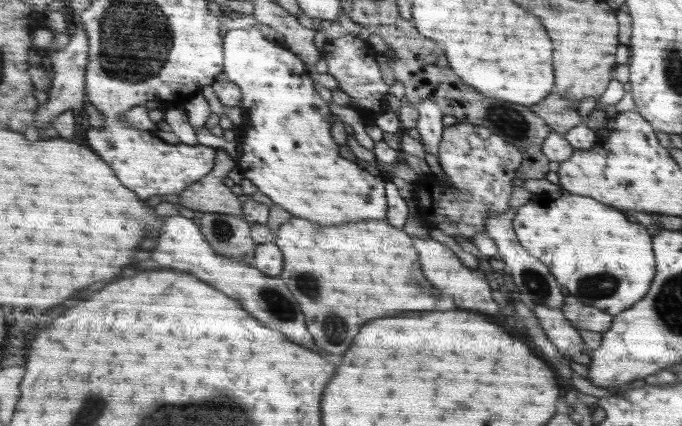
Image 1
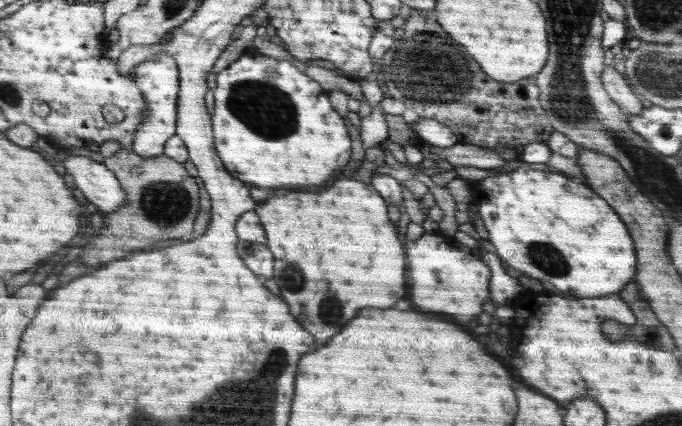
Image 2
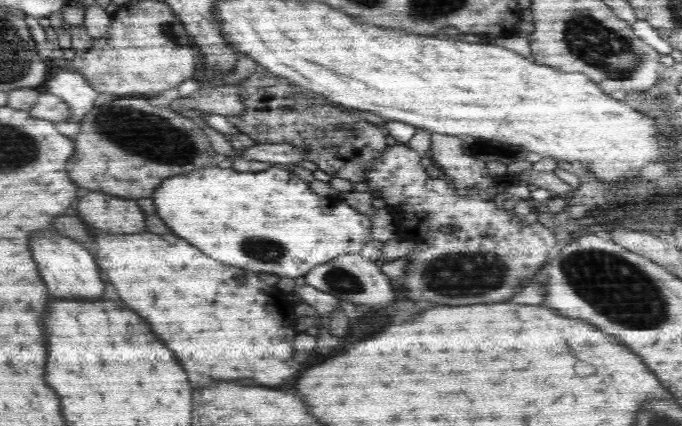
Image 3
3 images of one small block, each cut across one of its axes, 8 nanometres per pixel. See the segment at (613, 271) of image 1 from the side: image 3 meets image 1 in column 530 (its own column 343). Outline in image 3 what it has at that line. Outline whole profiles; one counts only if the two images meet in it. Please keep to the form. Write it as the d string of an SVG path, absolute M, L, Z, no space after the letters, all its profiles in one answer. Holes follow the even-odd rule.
M216 163L209 166L210 168L206 168L206 170L198 170L198 172L184 174L184 176L172 176L172 178L164 180L162 186L158 188L158 192L154 194L154 204L156 204L156 210L158 210L160 218L168 224L168 228L172 228L174 234L188 240L190 244L194 244L202 252L208 252L208 256L212 256L214 260L220 260L220 262L232 264L232 266L240 266L240 268L248 268L252 272L277 274L279 277L286 276L286 278L296 279L299 276L305 277L314 266L324 264L325 261L332 260L333 257L340 256L342 253L362 252L362 248L372 240L372 230L370 229L372 222L369 217L359 213L343 200L334 202L334 198L322 197L312 192L308 182L300 179L290 171L280 169L279 165L274 164L274 166L262 172L240 172L239 170L234 172L230 168L220 170Z

